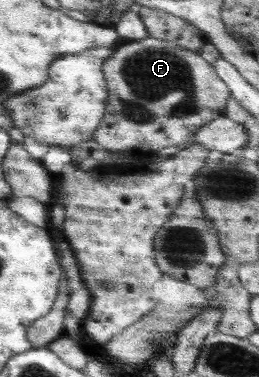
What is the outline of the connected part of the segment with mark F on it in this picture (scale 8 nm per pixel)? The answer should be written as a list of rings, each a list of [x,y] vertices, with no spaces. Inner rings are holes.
[[[149,36],[136,41],[124,41],[103,63],[103,75],[108,89],[108,102],[103,119],[92,139],[111,155],[133,150],[139,153],[147,150],[161,152],[161,148],[191,143],[193,134],[199,128],[224,116],[231,94],[227,83],[219,78],[213,65],[205,61],[199,53],[180,47],[174,42]]]

